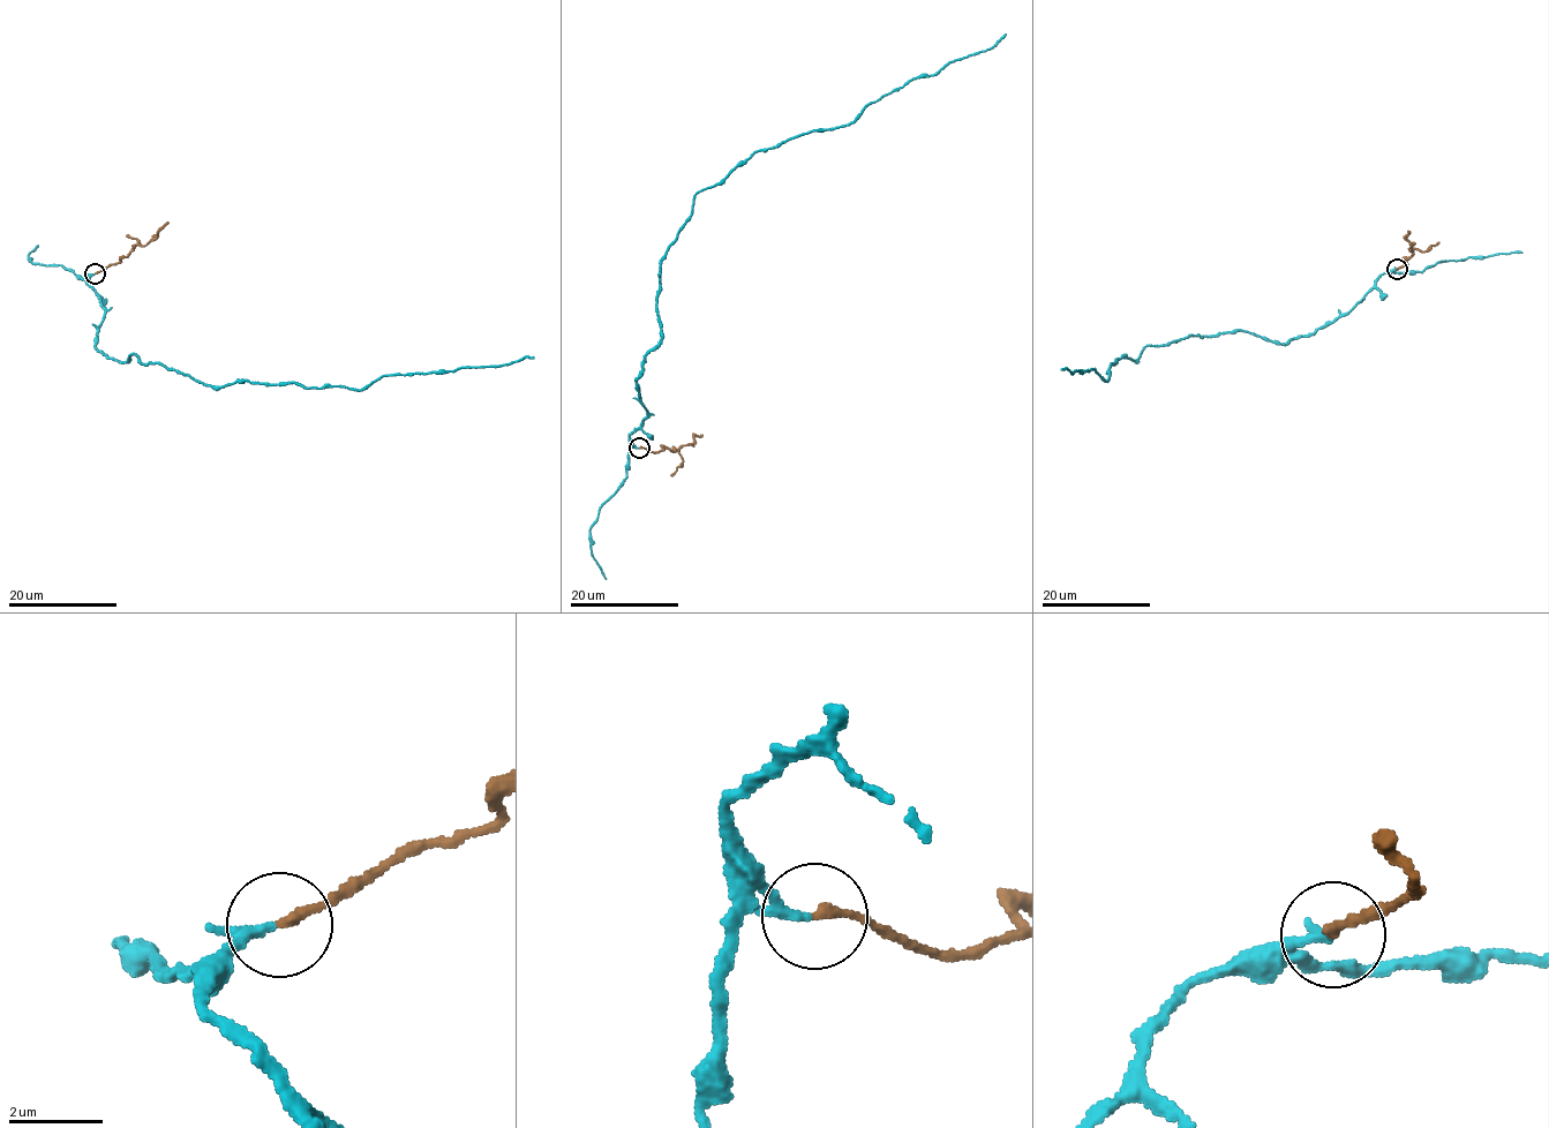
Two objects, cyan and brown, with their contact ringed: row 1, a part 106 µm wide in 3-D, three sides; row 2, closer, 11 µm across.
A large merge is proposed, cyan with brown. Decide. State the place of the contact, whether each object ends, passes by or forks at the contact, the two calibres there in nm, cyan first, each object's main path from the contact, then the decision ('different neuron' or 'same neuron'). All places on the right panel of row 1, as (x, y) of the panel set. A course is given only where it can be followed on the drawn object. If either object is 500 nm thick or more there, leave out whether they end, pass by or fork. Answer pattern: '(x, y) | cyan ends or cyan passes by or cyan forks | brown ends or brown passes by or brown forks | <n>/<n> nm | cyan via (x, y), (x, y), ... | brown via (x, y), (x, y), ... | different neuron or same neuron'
(1397, 269) | cyan passes by | brown ends | 150/220 nm | cyan via (1397, 269), (1286, 344), (1241, 331), (1186, 337), (1115, 359), (1106, 381), (1095, 369), (1061, 368) | brown via (1397, 269), (1407, 263), (1405, 260), (1412, 254), (1406, 239), (1408, 231) | different neuron

